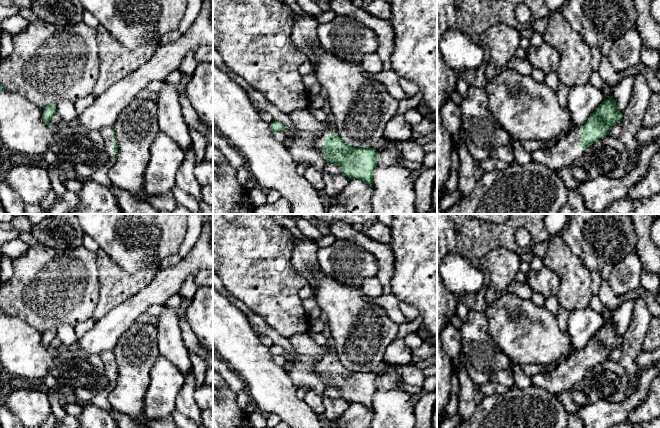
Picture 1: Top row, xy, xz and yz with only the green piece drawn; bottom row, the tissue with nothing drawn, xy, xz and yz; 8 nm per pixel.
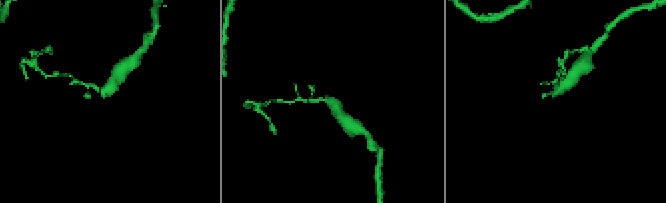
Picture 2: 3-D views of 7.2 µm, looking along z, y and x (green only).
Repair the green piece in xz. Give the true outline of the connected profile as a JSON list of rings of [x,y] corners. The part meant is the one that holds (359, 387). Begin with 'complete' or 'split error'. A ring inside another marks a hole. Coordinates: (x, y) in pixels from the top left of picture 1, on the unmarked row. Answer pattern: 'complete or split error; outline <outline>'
split error; outline [[[333,347],[329,354],[316,364],[315,370],[327,385],[339,390],[343,399],[373,409],[373,398],[377,390],[376,373],[348,370],[339,361]]]

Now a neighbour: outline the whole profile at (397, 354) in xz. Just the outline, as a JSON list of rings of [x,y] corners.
[[[397,338],[384,352],[383,362],[394,367],[403,367],[412,361],[413,353],[404,342],[403,338]]]

